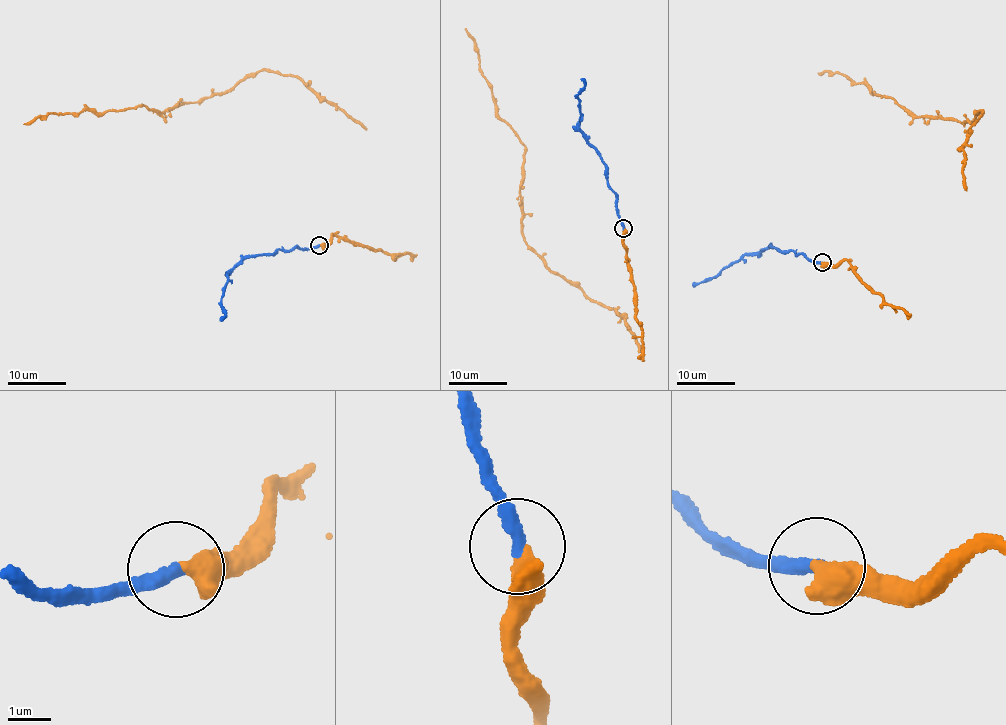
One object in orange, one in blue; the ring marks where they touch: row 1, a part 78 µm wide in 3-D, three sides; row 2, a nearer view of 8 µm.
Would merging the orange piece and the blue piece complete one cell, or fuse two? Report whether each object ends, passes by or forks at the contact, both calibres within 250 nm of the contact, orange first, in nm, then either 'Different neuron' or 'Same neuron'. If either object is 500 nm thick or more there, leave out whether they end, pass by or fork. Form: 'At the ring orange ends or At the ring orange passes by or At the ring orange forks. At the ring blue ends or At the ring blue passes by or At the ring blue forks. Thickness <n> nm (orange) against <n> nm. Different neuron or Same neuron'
Thickness 500 nm (orange) against 340 nm. Same neuron

